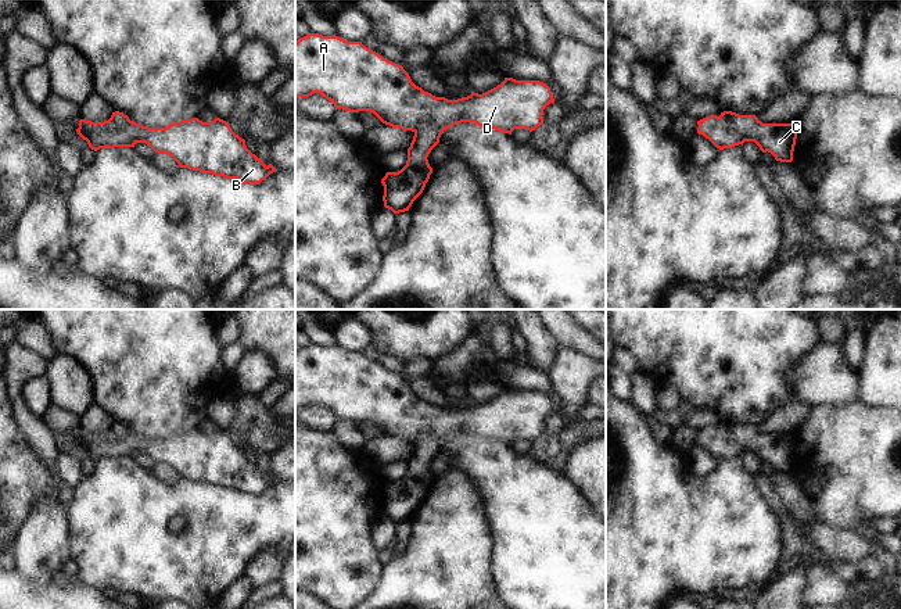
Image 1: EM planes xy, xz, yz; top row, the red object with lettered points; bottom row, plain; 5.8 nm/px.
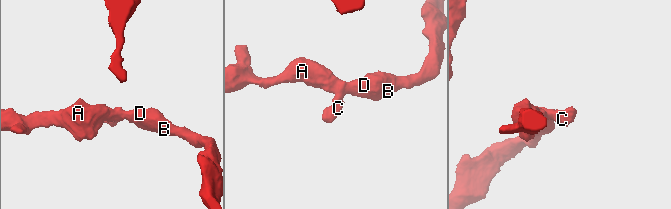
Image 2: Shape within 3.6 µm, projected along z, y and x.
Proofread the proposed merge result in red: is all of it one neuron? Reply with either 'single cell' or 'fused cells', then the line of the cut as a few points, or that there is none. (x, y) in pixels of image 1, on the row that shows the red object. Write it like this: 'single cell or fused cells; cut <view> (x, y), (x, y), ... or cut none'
single cell; cut none

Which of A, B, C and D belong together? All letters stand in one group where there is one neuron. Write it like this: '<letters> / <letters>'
A B C D

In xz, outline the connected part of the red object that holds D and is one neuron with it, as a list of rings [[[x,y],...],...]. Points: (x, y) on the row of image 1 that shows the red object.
[[[309,33],[295,42],[295,100],[320,93],[335,108],[349,112],[370,111],[383,123],[414,133],[408,148],[406,165],[398,172],[387,172],[381,179],[384,186],[384,207],[394,214],[409,211],[413,201],[423,193],[432,173],[428,154],[439,143],[444,130],[462,122],[495,129],[511,135],[514,129],[535,130],[543,123],[543,110],[554,103],[550,87],[539,80],[516,80],[505,78],[496,87],[457,100],[435,97],[416,86],[402,65],[388,61],[367,49],[362,42],[348,42],[335,35]]]

